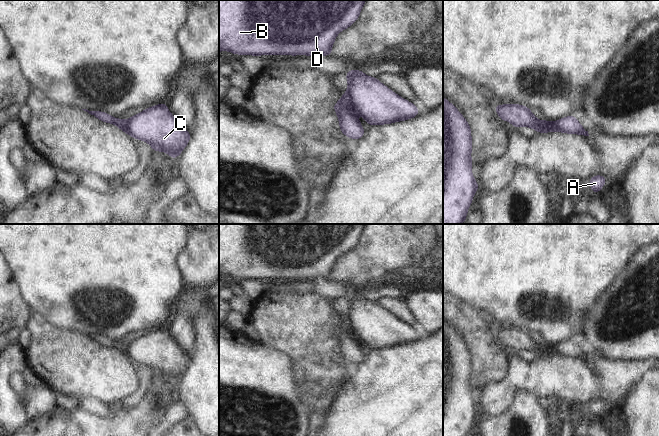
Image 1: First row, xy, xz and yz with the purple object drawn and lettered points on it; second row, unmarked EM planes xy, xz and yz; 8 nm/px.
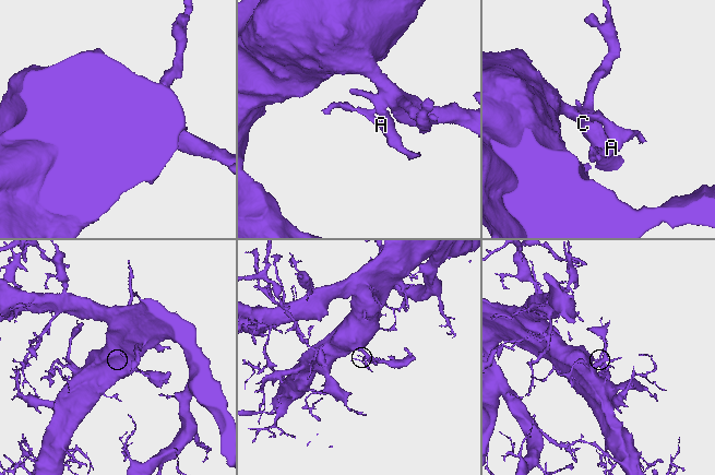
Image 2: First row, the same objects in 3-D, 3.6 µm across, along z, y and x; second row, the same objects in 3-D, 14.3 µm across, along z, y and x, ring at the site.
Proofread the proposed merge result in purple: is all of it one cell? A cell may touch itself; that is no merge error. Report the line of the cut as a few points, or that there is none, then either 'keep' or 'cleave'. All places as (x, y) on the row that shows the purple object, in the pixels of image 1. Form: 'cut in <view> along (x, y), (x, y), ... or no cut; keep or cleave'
cut in xz along (345, 93), (355, 109); cleave

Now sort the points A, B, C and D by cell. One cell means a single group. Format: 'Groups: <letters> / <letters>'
Groups: A / B C D

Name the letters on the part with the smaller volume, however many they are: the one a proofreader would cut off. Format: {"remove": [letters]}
{"remove": ["A"]}

